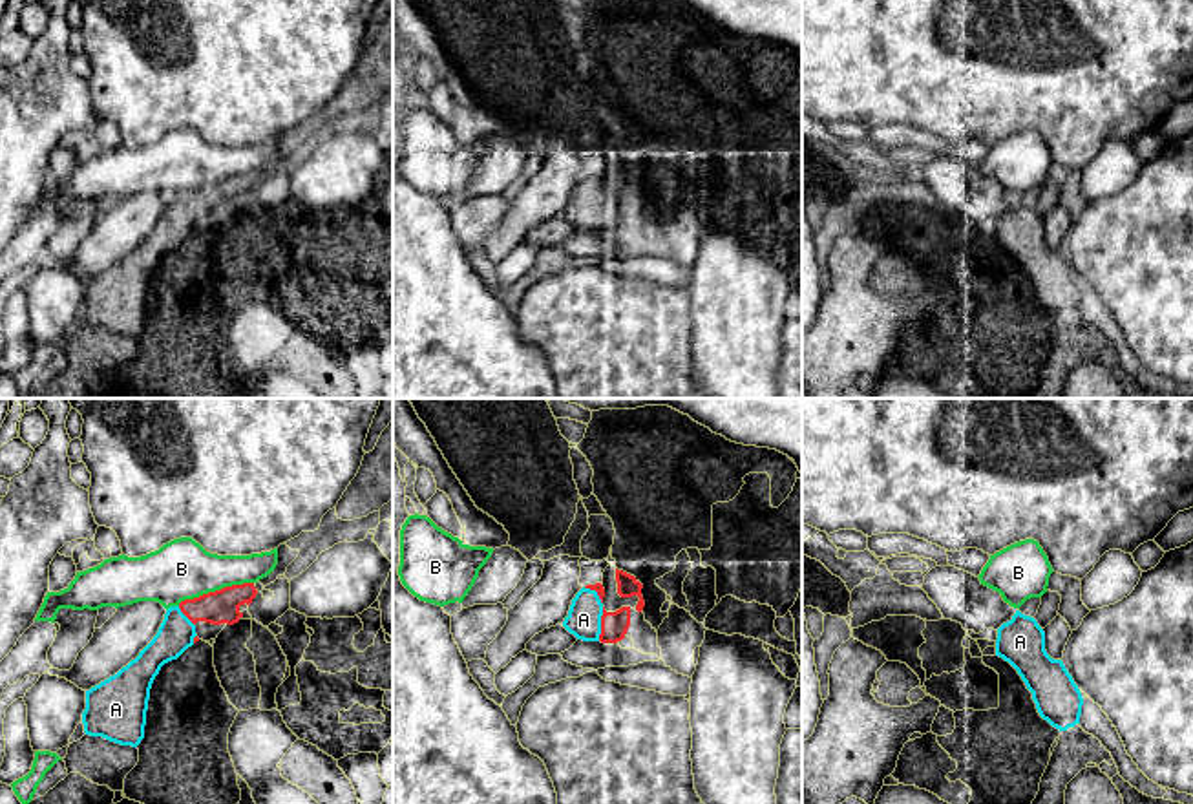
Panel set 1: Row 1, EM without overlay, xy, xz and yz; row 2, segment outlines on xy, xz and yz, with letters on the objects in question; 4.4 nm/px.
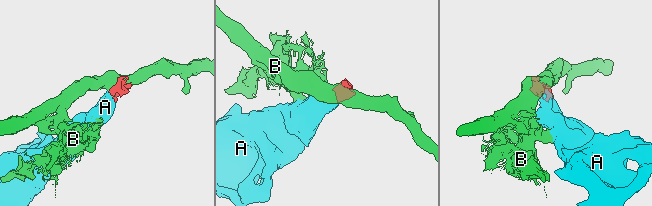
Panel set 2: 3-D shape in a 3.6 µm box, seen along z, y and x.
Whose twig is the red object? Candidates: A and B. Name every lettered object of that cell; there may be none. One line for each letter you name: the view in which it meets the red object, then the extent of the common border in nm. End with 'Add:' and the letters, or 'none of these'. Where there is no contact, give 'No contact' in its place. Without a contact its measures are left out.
A: Touches red in xz. Shared border 150 nm
Add: A

